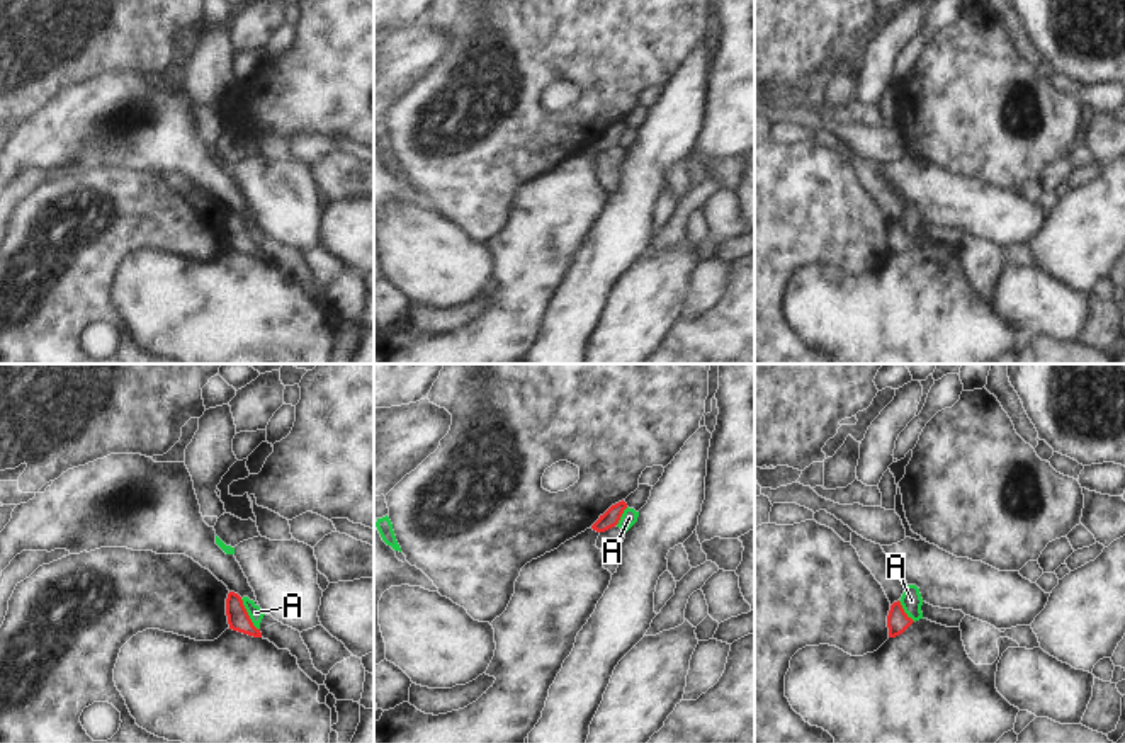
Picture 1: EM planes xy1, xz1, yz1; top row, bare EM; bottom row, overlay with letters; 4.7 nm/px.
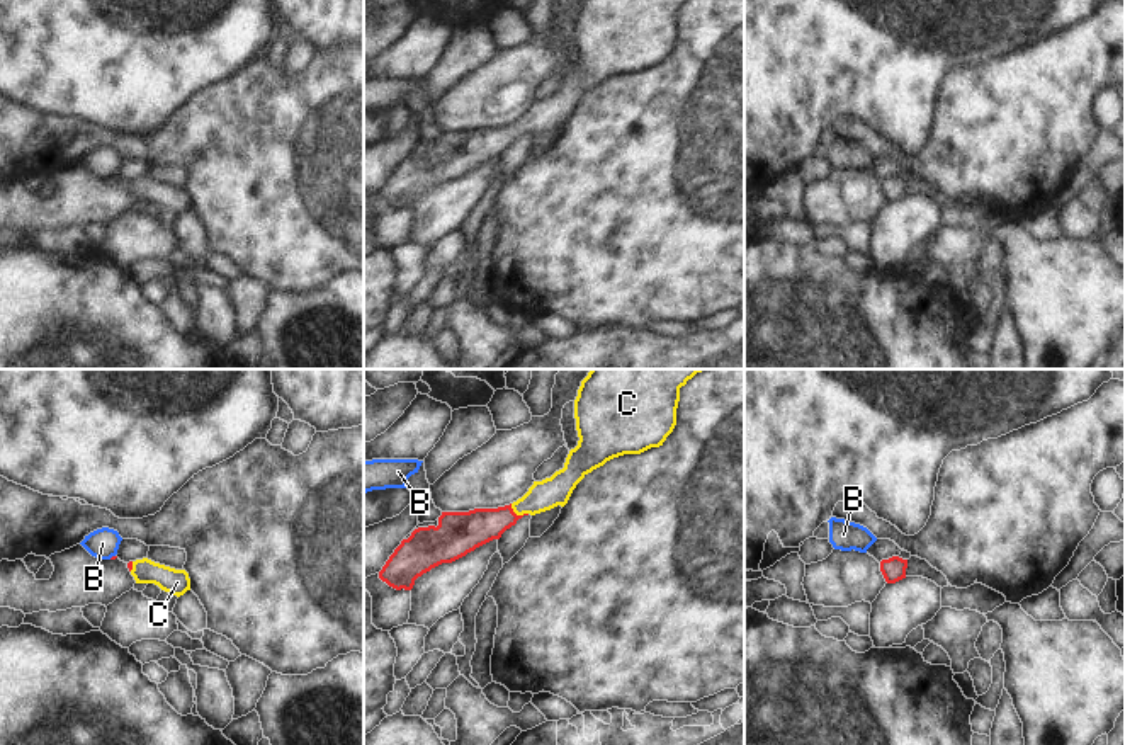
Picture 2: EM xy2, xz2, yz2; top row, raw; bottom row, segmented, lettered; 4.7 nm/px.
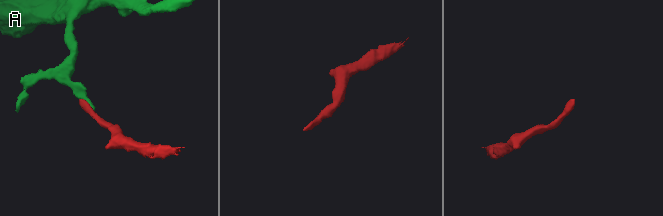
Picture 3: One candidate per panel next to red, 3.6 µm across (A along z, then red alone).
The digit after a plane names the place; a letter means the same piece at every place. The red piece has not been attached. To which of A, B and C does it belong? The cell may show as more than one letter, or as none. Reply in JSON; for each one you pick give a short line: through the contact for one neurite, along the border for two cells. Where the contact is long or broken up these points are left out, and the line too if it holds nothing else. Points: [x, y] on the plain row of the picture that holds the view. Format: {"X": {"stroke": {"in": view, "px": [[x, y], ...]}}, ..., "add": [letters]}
{"C": {"stroke": {"in": "xz2", "px": [[466, 150], [515, 133], [542, 114]]}}, "add": ["C"]}

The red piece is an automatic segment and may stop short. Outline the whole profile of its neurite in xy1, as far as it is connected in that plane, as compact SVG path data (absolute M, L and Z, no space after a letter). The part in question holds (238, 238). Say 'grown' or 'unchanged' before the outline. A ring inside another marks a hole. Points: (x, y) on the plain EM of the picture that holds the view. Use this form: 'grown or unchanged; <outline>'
unchanged; M229 211L226 218L226 235L229 248L253 255L262 257L260 248L257 248L243 224L243 219L238 213Z

